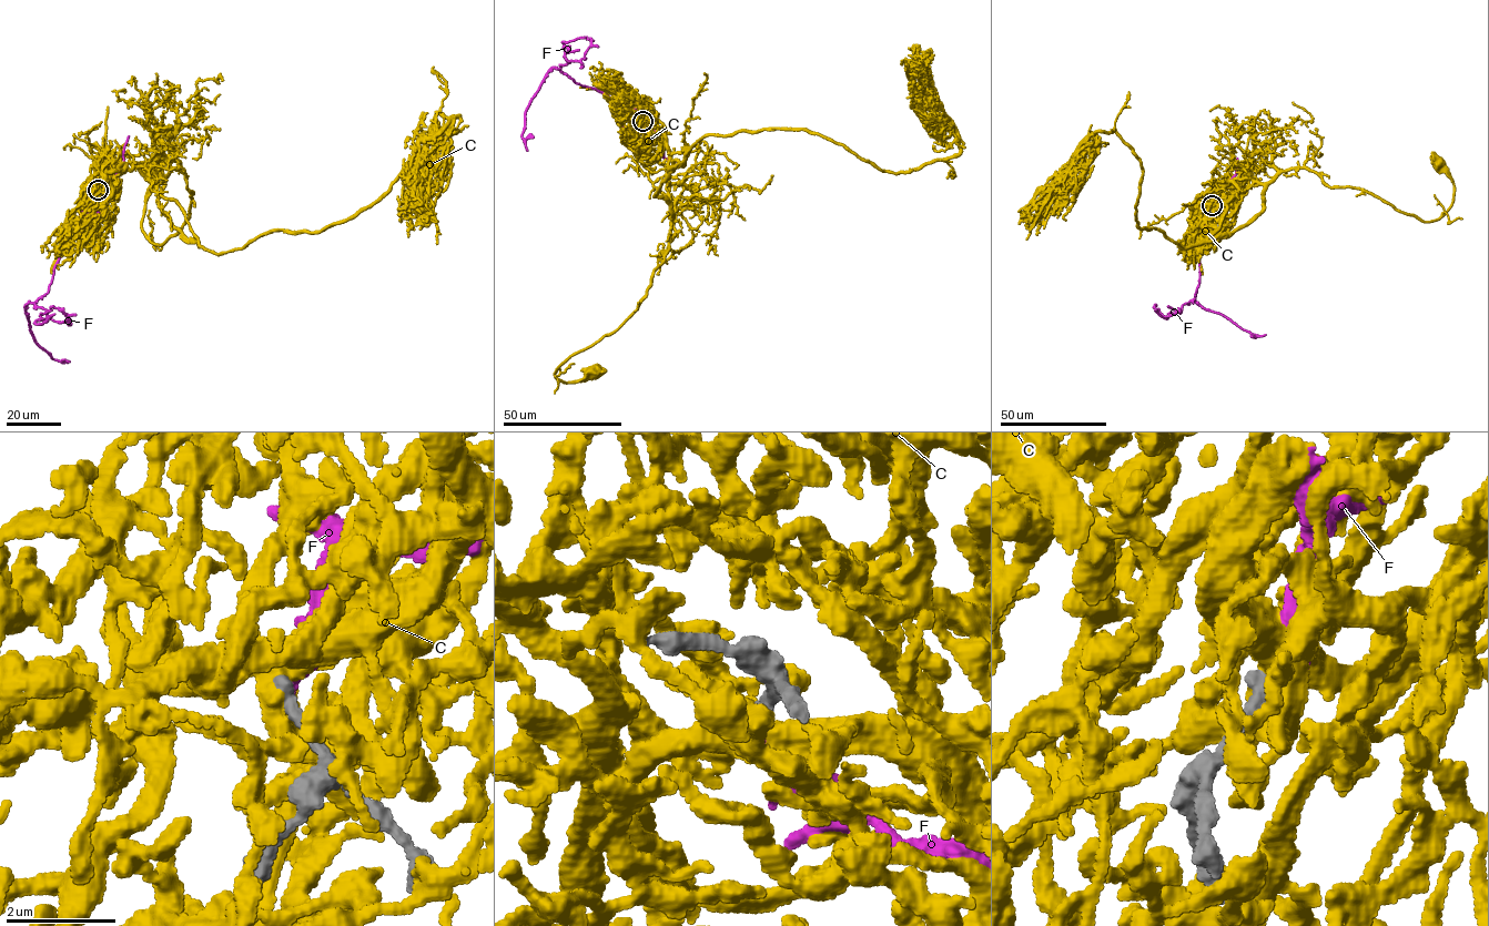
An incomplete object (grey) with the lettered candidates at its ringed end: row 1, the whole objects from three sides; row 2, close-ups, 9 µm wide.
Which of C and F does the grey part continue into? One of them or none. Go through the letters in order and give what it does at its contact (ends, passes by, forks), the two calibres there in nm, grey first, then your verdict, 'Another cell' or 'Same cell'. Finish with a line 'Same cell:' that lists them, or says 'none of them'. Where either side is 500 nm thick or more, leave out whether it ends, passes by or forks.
C: It forks there. Thickness 280 nm (grey) against 420 nm. Another cell
F: It ends there. Thickness 280 nm (grey) against 280 nm. Same cell
Same cell: F

